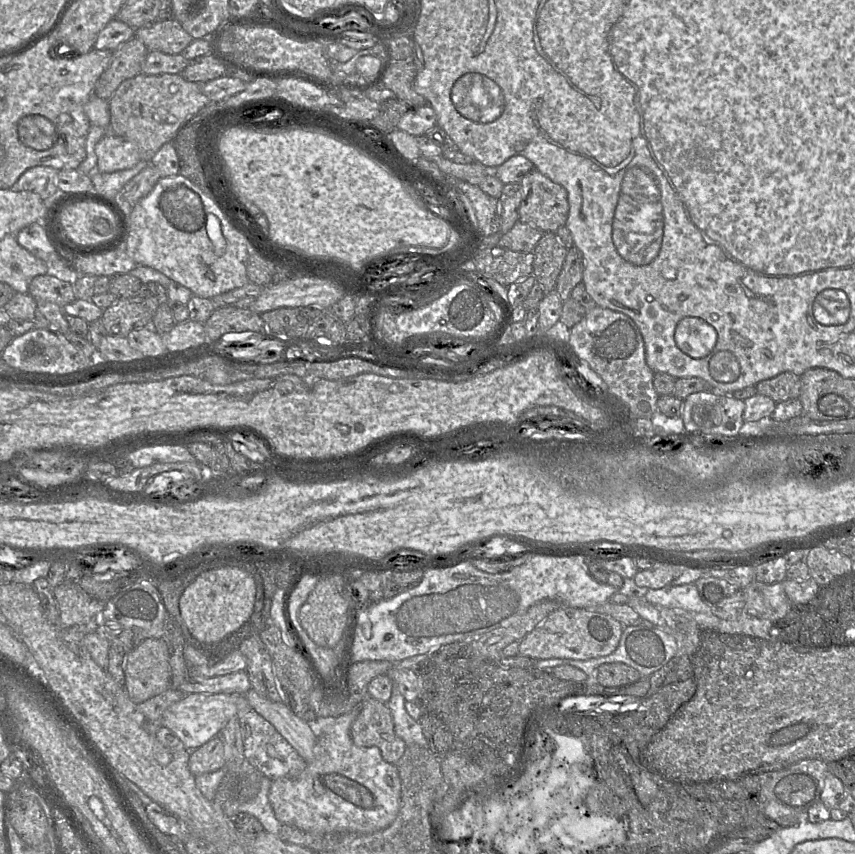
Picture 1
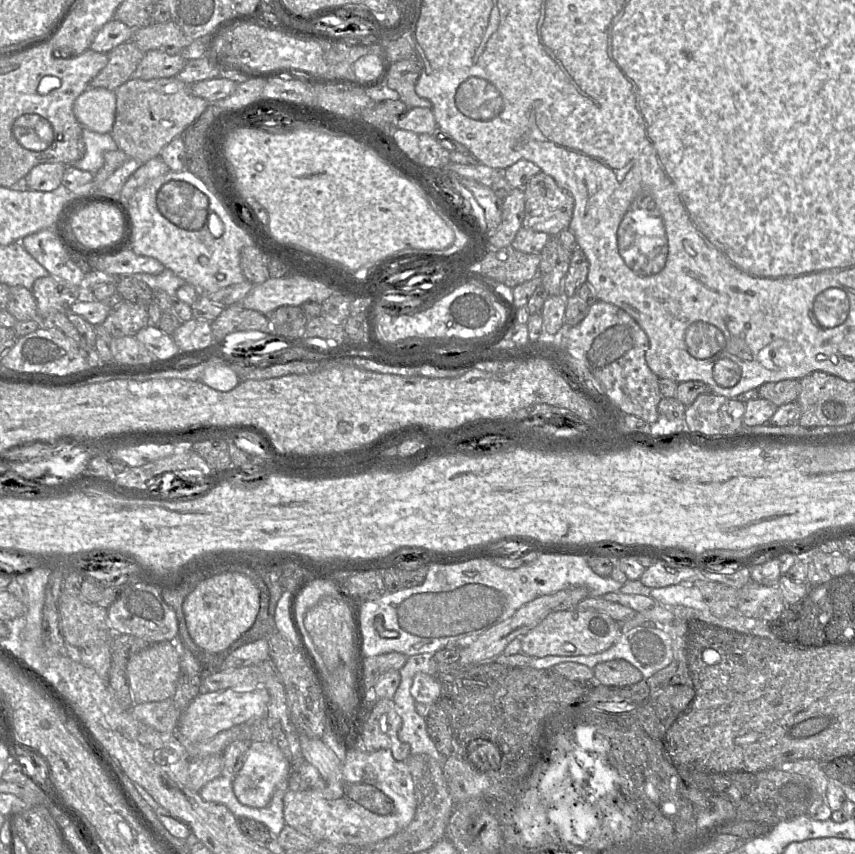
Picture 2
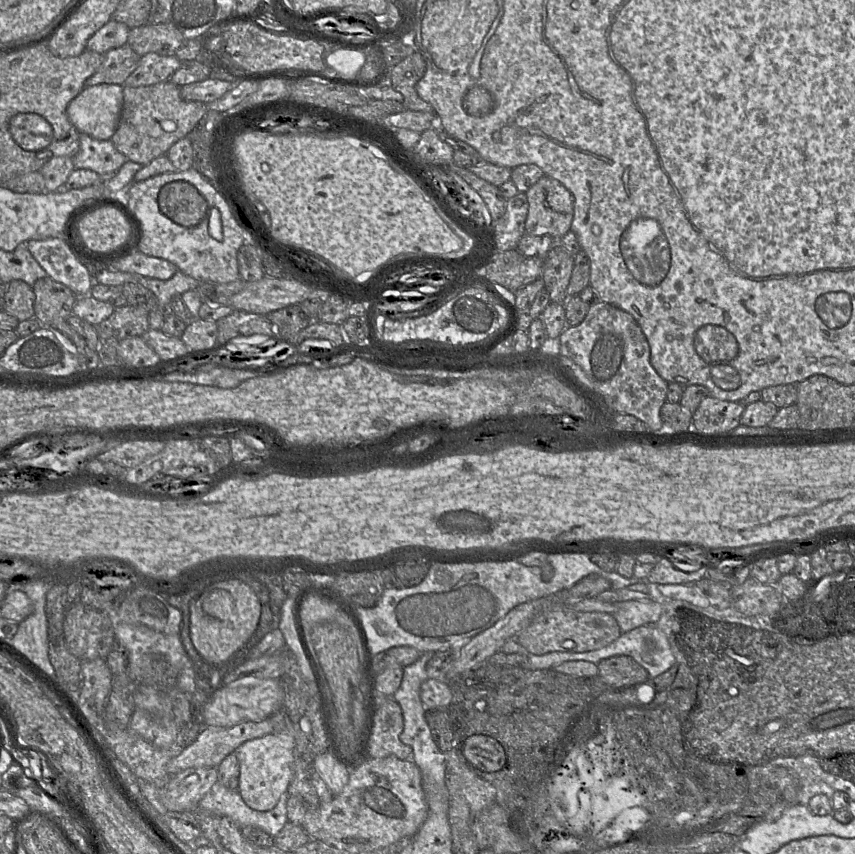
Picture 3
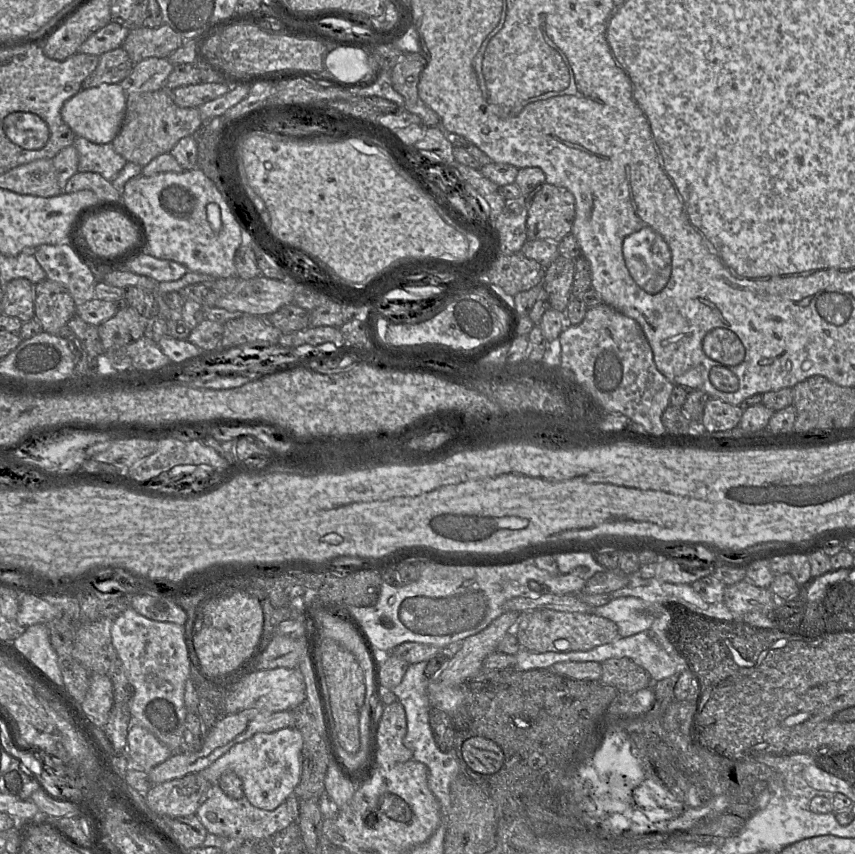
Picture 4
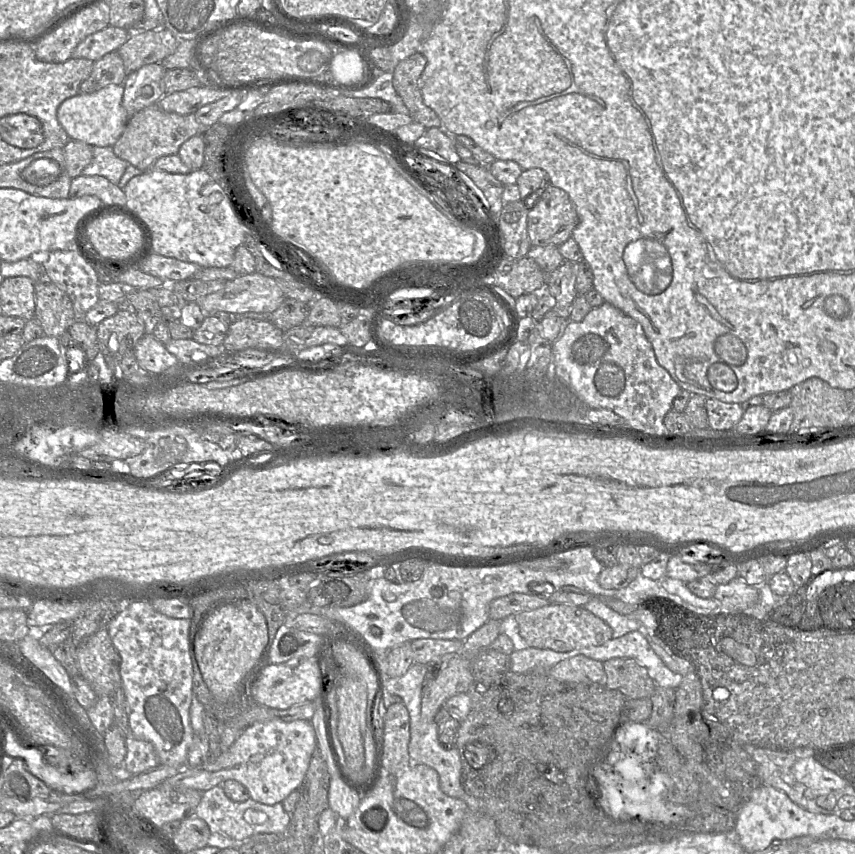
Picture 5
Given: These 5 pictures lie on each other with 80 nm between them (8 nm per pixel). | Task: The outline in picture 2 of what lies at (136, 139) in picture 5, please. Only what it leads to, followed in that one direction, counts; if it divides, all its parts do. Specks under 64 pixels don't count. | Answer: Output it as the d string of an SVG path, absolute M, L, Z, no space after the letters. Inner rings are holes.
M177 77L129 79L114 92L116 115L110 134L118 148L129 158L142 162L159 157L162 149L174 138L181 136L210 104L204 98L194 96L190 86Z

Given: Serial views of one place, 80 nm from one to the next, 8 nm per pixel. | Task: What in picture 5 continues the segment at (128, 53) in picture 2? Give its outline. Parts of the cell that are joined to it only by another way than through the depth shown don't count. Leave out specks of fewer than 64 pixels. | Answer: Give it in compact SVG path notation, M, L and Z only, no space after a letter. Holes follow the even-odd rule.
M110 52L97 61L93 61L90 76L79 86L79 93L93 93L108 85L122 85L127 74L118 52Z

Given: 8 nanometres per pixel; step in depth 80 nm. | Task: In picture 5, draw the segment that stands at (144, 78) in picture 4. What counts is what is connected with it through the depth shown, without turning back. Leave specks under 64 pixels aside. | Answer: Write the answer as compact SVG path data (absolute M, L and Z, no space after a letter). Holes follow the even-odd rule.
M152 63L127 75L123 82L123 107L129 118L136 112L157 104L164 96L163 78L166 71L161 63Z

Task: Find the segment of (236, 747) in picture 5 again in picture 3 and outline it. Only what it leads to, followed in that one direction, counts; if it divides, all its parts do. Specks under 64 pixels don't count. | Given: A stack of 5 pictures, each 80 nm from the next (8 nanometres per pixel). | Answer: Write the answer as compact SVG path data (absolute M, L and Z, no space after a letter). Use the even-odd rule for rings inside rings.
M268 734L246 741L234 751L240 767L238 791L248 807L257 811L272 810L281 795L287 793L292 778L293 750L291 736Z

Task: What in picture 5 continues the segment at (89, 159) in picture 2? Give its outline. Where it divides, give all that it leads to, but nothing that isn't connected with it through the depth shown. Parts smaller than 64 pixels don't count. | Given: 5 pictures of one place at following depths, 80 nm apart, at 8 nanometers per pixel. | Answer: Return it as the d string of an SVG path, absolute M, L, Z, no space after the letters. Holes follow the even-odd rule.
M94 146L92 151L93 159L90 164L83 169L82 175L102 176L108 179L111 183L118 185L130 164L119 158L114 153L113 147Z

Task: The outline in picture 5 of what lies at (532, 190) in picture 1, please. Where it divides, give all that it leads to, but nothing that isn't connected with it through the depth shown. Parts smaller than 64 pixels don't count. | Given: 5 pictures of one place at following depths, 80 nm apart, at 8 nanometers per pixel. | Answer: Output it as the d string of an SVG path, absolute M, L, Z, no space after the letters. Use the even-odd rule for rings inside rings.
M548 185L536 204L529 209L527 231L531 246L560 246L578 224L578 215L568 194Z

